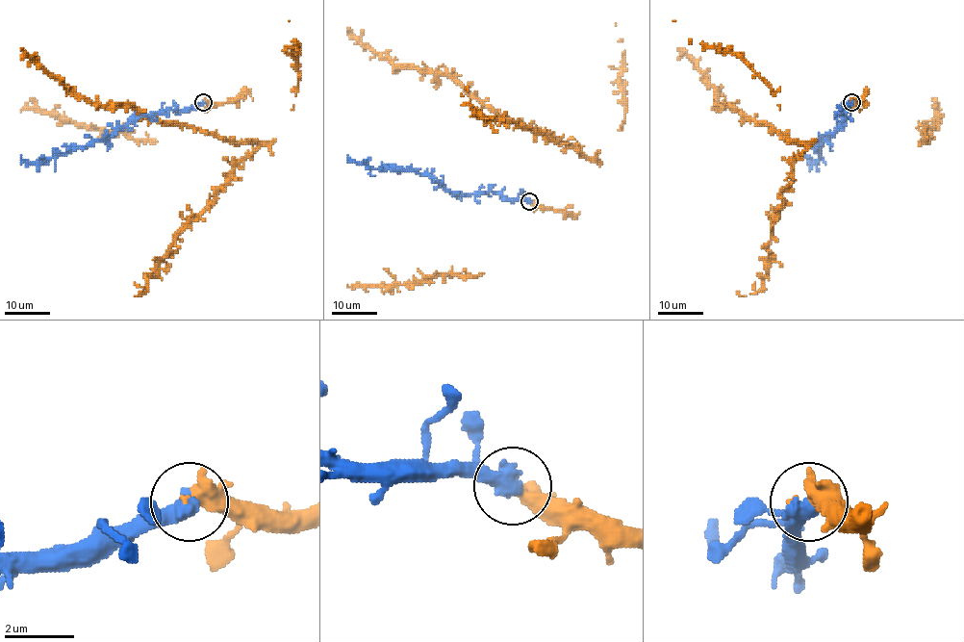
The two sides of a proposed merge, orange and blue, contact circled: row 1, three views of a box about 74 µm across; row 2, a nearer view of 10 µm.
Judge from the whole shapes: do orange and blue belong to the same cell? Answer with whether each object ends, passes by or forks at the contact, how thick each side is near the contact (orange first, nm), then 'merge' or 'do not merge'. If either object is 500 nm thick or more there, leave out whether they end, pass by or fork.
500 nm thick on the orange side, 600 nm on the other; do not merge

